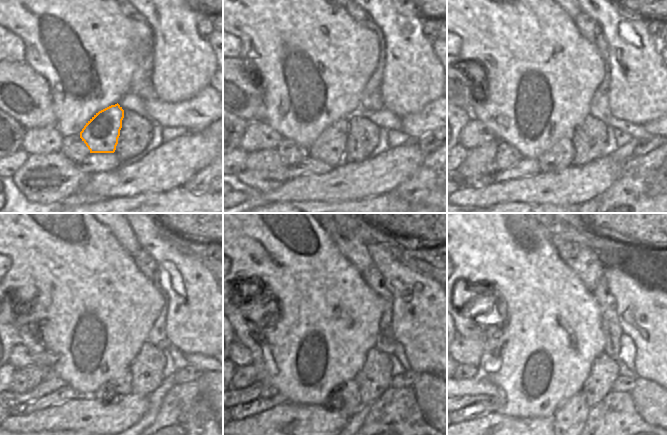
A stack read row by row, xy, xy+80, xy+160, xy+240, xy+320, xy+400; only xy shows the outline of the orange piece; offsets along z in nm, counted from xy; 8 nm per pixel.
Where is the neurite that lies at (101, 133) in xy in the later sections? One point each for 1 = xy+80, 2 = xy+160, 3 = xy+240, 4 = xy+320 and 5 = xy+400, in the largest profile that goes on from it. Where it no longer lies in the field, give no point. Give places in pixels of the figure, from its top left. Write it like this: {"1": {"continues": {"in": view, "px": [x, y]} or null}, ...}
{"1": {"continues": {"in": "xy+80", "px": [329, 147]}}, "2": {"continues": {"in": "xy+160", "px": [559, 156]}}, "3": {"continues": {"in": "xy+240", "px": [112, 391]}}, "4": {"continues": {"in": "xy+320", "px": [346, 397]}}, "5": {"continues": {"in": "xy+400", "px": [571, 416]}}}

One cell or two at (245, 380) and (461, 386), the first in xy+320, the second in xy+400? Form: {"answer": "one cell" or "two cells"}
{"answer": "two cells"}

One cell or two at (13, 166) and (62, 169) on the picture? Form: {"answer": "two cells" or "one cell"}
{"answer": "two cells"}

